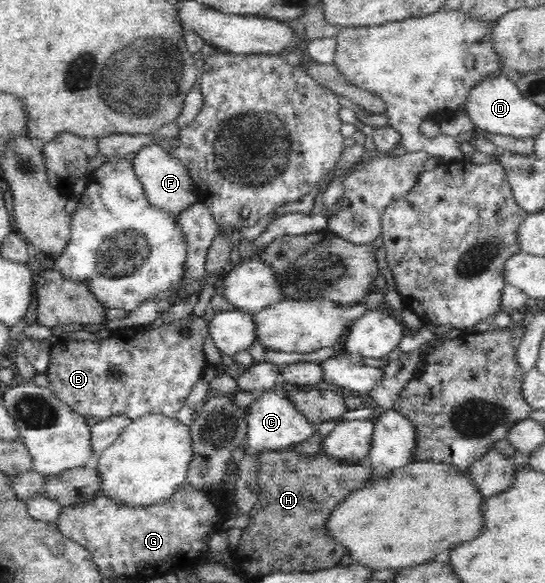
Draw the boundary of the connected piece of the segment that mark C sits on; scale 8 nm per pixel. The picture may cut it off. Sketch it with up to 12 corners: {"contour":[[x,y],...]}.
{"contour":[[284,393],[256,395],[249,451],[291,448],[318,425]]}

